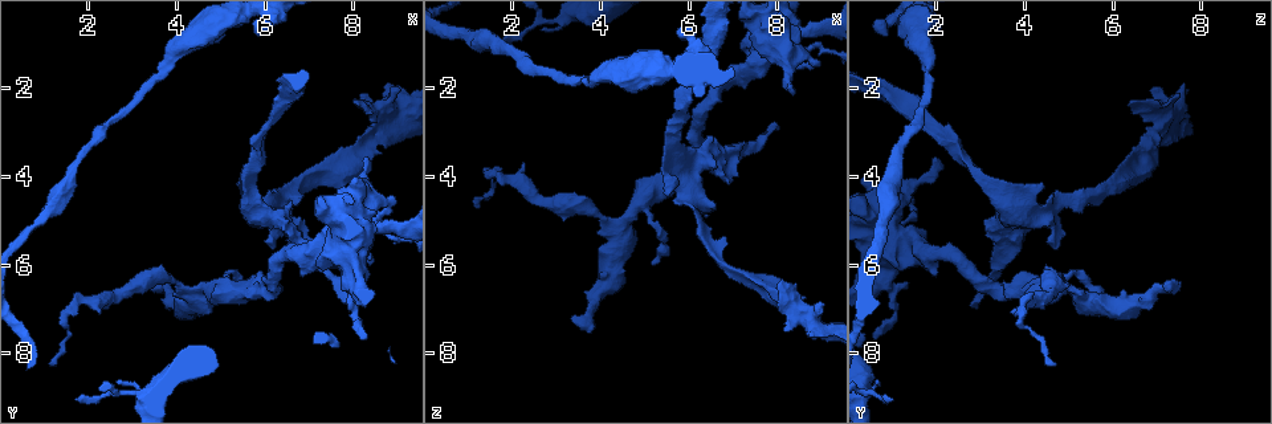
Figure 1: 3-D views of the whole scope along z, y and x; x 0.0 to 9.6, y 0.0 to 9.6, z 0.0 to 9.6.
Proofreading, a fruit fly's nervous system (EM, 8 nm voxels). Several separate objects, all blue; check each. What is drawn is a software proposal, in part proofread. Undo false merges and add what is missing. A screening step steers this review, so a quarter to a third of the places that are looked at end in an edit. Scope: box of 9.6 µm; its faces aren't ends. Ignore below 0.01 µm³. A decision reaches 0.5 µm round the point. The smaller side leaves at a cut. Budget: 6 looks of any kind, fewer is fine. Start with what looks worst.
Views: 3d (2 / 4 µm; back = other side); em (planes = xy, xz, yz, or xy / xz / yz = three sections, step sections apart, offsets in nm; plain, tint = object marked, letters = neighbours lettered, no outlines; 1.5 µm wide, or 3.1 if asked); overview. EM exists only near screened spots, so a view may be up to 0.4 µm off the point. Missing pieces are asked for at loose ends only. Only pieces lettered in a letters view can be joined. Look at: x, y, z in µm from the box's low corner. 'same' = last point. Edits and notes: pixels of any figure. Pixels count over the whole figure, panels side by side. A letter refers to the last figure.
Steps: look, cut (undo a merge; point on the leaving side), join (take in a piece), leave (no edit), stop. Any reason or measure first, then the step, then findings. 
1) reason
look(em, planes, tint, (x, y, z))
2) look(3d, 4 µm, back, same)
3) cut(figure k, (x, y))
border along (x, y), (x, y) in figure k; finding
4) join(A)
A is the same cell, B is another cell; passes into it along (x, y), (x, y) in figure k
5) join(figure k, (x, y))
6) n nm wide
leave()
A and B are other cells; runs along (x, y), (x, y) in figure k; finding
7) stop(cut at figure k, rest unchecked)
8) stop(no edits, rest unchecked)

tapers out
look(em, planes, letters, (8.05, 6.95, 2.95))

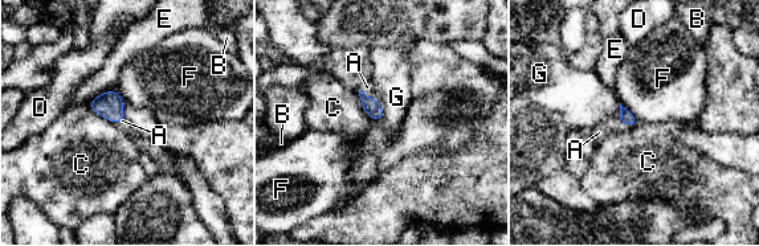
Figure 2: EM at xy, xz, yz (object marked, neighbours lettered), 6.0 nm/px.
80 nm wide
join(A)
A is the same cell, B, C, D, E, F and G are other cells; passes into it along (374, 110), (367, 95), (367, 87) in figure 2; it goes on there

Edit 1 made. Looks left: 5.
look(em, xz, step 8, tint, (6.45, 2.40, 1.20))

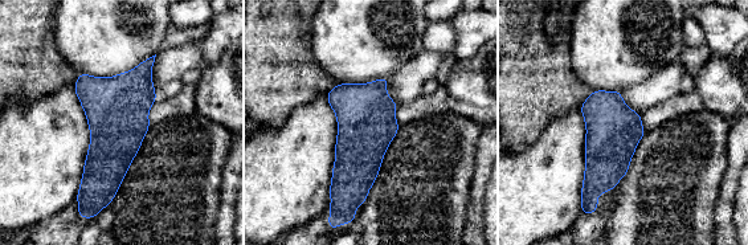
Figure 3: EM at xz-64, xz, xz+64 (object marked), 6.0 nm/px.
look(em, planes, letters, same)

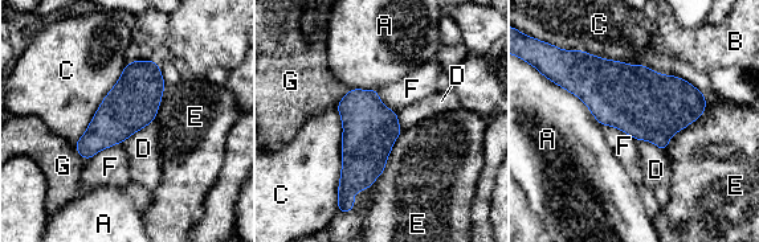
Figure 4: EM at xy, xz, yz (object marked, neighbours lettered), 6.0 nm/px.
C touches over 600 nm
leave()
A, B, C, D, E, F and G are other cells; border along (154, 119), (122, 142) in figure 4; continuous, no second cell

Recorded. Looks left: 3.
stop(join at figure 2, rest unchecked)

